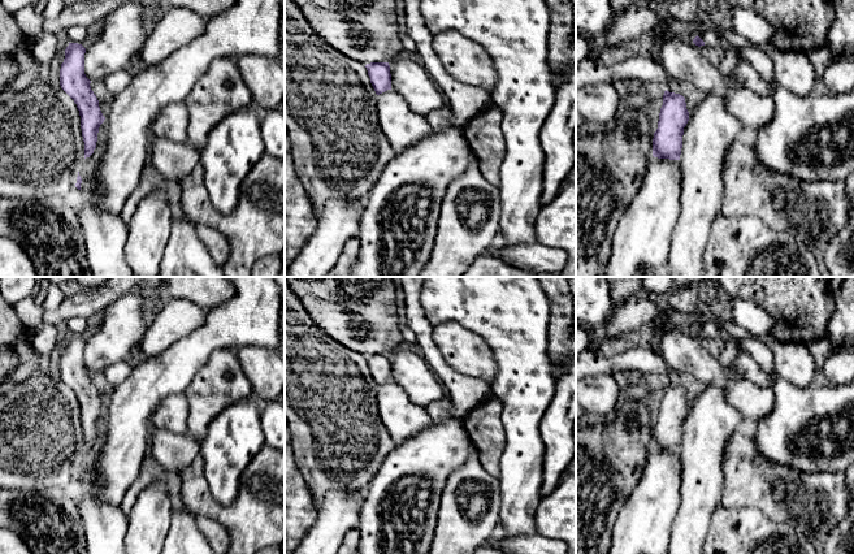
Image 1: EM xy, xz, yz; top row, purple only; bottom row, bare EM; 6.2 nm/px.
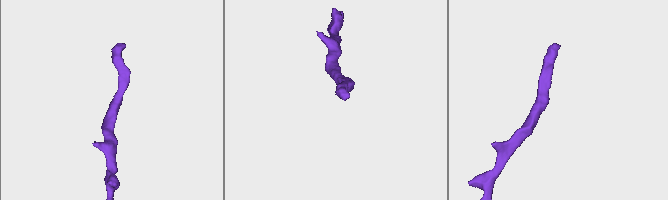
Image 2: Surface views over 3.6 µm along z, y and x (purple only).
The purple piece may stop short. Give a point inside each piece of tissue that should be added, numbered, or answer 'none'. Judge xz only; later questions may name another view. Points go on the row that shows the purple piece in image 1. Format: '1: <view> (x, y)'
none

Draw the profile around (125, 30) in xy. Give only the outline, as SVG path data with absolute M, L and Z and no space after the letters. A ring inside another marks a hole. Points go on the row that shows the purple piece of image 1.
M129 0L101 22L101 36L84 53L84 74L90 81L123 70L139 55L149 33L144 8L139 0Z

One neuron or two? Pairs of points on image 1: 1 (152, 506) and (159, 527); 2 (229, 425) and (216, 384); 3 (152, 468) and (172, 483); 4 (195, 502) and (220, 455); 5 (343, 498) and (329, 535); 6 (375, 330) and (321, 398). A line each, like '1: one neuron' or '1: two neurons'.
1: one neuron
2: two neurons
3: one neuron
4: two neurons
5: one neuron
6: two neurons

